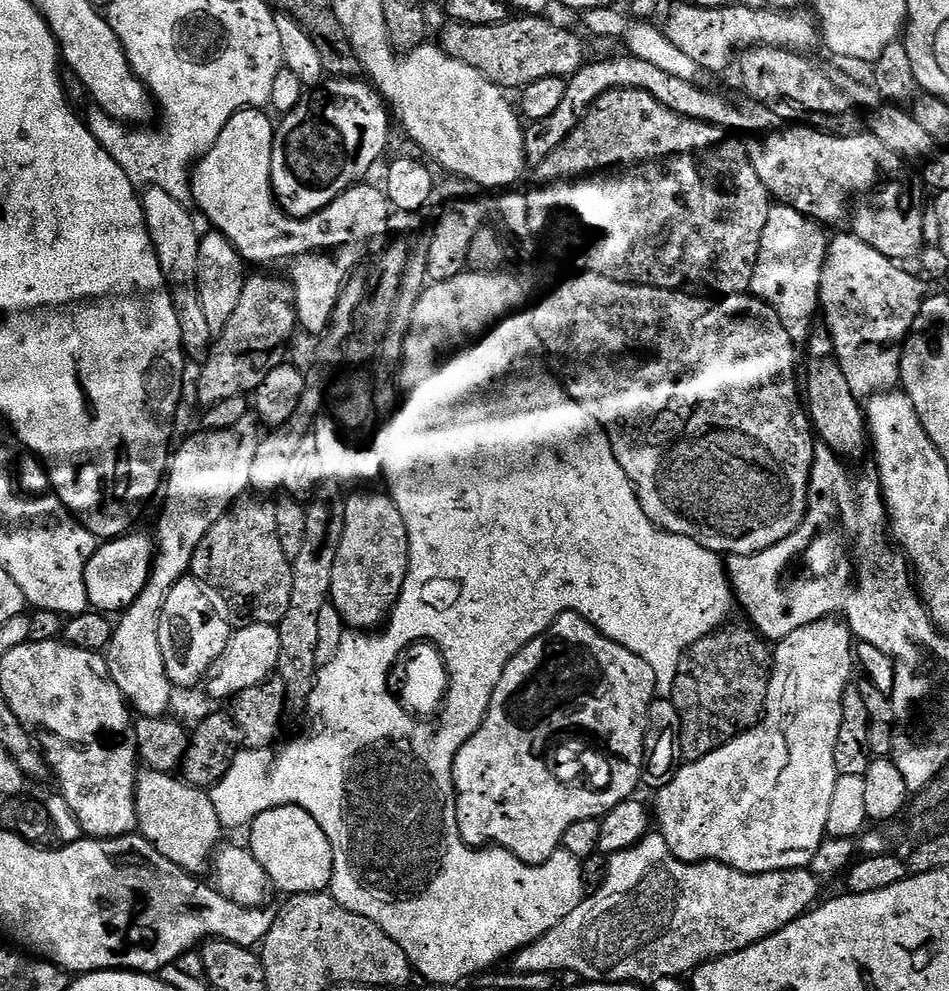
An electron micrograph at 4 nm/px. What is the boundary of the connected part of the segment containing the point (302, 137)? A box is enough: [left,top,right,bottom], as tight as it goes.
[272,77,390,216]

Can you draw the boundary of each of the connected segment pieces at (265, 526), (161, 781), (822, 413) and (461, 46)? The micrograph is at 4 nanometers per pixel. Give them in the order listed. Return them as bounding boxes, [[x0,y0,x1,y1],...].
[[190,498,292,626],[136,770,221,874],[806,326,870,462],[438,14,586,90]]

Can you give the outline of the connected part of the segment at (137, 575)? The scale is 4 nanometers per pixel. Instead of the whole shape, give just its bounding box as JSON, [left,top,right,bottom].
[84,534,154,614]

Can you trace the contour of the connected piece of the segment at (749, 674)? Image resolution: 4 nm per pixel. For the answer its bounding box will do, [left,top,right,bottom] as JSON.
[670,627,774,761]

